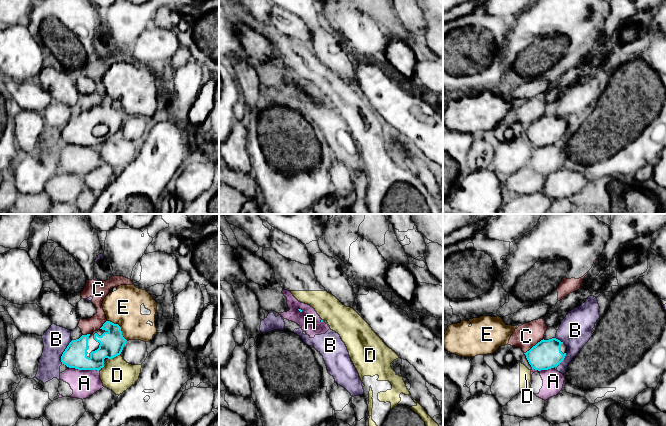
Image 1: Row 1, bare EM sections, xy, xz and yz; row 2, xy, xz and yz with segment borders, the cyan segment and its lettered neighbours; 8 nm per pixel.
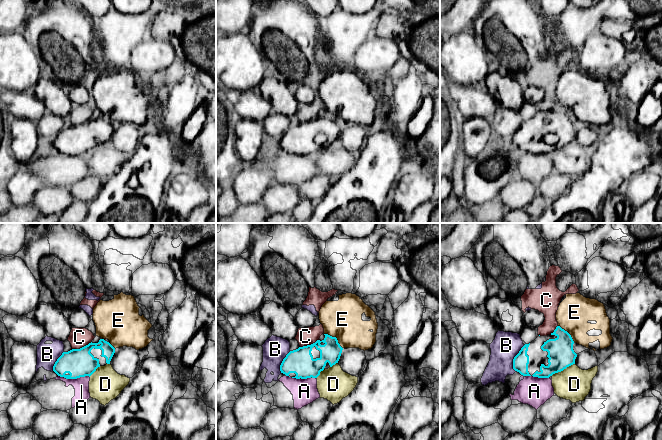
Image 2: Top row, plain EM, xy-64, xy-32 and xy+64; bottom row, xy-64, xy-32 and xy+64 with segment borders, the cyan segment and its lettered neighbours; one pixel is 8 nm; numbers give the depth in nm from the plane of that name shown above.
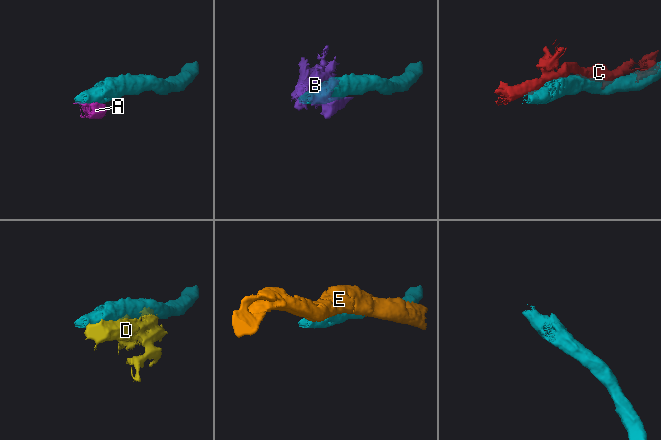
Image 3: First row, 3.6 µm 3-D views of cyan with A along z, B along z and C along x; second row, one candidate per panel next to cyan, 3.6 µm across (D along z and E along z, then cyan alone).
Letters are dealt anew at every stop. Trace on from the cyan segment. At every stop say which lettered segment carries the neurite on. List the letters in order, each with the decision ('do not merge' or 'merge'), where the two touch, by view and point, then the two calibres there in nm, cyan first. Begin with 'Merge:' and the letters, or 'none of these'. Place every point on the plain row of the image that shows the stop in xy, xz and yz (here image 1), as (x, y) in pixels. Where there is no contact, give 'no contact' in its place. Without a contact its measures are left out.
Merge: none of these
A: do not merge; contact xy (84, 145); calibres 190 and 220 nm
B: do not merge; contact xy (63, 128); calibres 190 and 200 nm
C: do not merge; contact yz (533, 122); calibres 240 and 200 nm
D: do not merge; contact xy (114, 132); calibres 190 and 260 nm
E: do not merge; contact xy (120, 103); calibres 190 and 280 nm

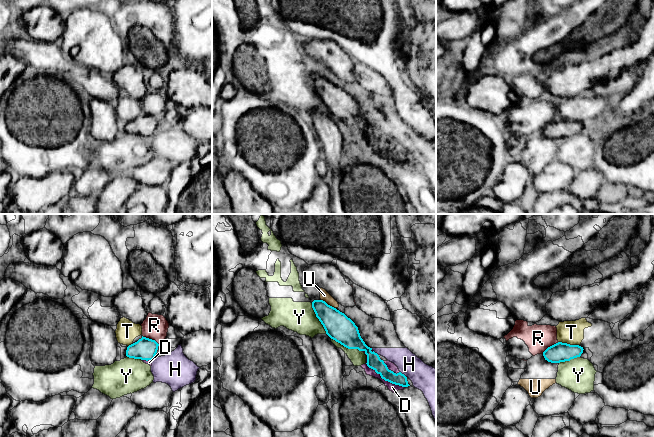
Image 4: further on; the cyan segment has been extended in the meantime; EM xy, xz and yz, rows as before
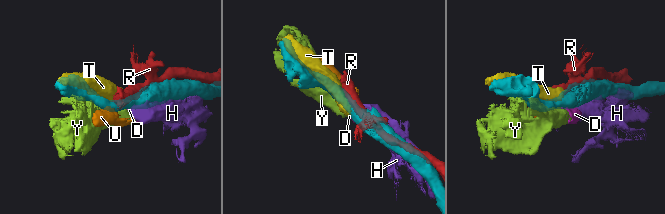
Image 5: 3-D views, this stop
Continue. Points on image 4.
Merge: none of these
D: do not merge; contact xz (378, 149); calibres 120 and 60 nm
H: do not merge; contact xz (374, 128); calibres 180 and 170 nm
R: do not merge; contact xy (150, 115); calibres 180 and 200 nm
T: do not merge; contact yz (568, 120); calibres 160 and 190 nm
U: do not merge; contact xz (327, 80); calibres 220 and 80 nm
Y: do not merge; contact xz (317, 93); calibres 220 and 240 nm

